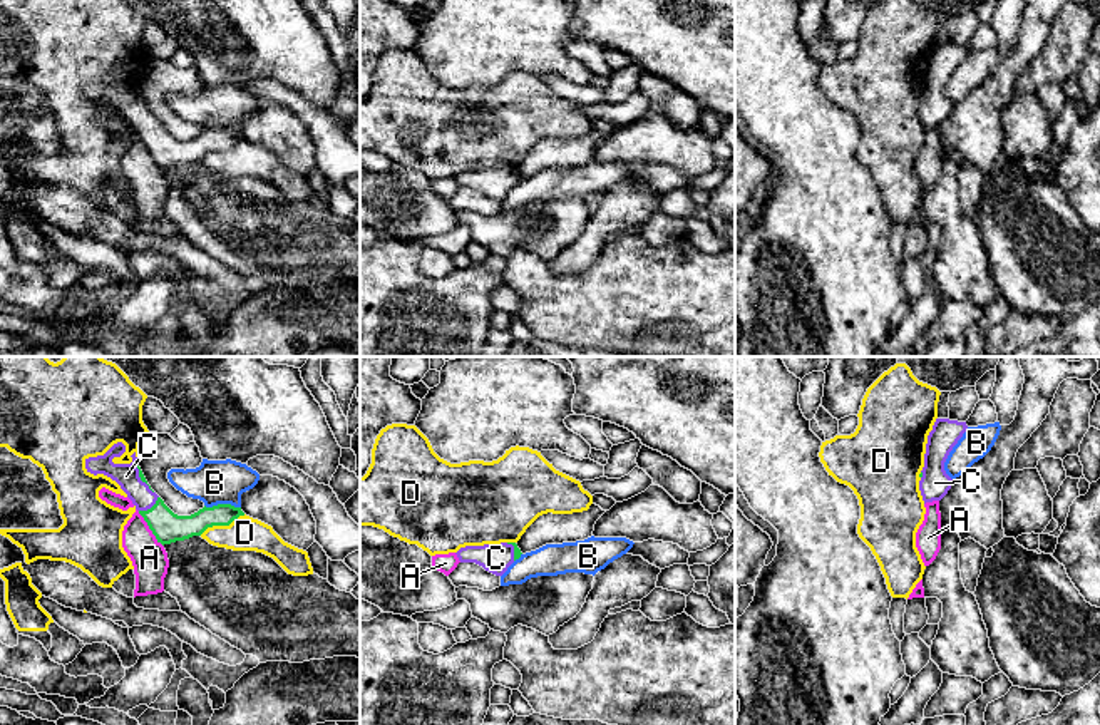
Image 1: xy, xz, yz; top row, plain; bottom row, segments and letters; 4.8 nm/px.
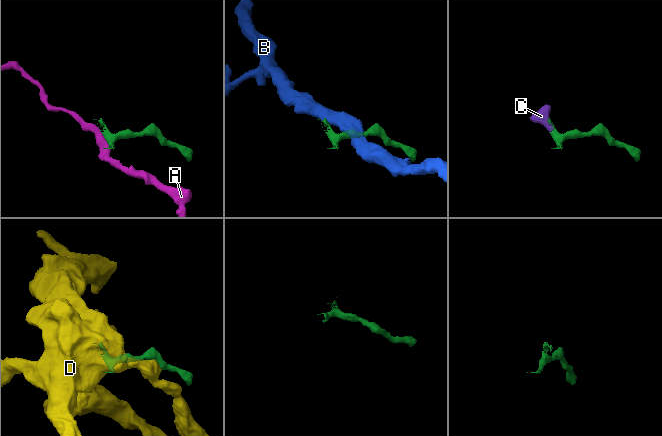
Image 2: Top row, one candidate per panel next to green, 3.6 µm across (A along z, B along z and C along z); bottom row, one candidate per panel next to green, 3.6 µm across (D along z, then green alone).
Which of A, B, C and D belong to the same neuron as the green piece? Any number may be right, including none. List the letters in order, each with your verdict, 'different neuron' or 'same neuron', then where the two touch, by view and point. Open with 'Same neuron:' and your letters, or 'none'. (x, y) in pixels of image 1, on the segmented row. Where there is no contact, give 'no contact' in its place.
Same neuron: C
A: different neuron; contact xy (149, 528)
B: different neuron; contact xy (223, 504)
C: same neuron; contact xy (151, 508)
D: different neuron; contact xy (221, 524)

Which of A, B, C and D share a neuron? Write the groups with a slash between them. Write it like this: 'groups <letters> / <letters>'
groups A / B / C / D

